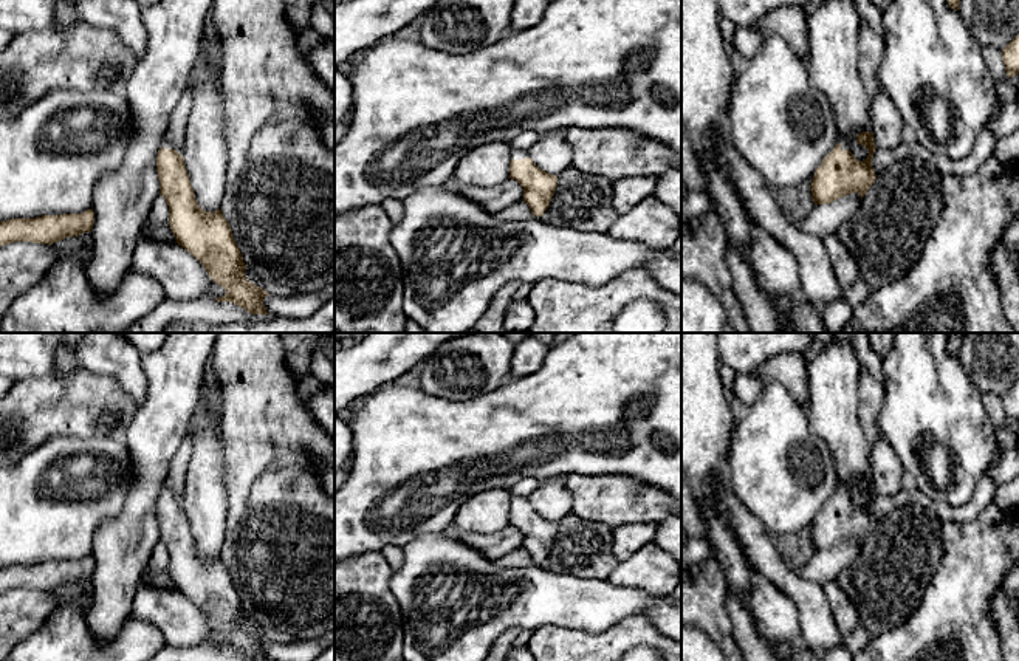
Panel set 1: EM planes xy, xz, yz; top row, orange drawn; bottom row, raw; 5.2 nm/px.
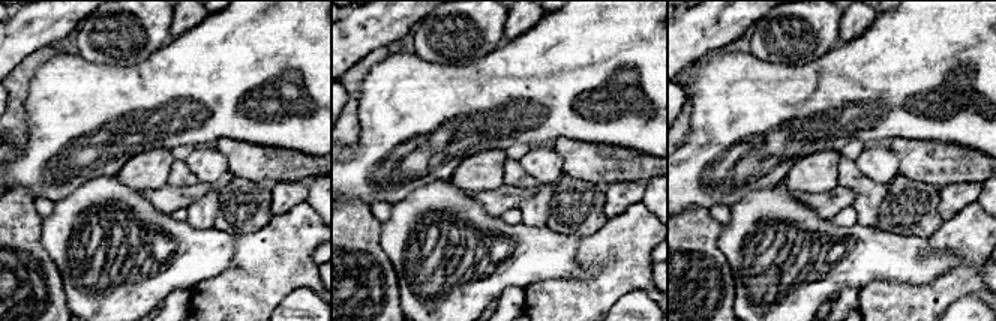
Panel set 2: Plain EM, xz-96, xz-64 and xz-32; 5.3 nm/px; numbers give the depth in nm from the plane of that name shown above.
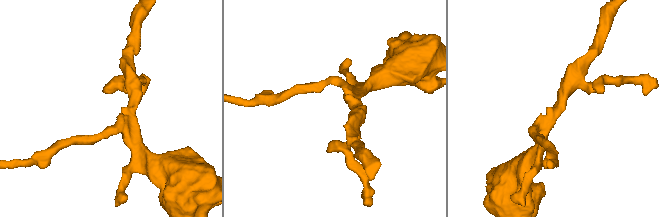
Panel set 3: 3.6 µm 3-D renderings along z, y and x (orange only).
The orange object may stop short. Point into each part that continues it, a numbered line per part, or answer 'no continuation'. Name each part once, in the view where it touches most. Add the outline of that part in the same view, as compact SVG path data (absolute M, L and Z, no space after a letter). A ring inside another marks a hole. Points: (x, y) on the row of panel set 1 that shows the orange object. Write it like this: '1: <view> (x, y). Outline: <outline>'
1: xz (516, 154). Outline: M517 147L511 149L510 161L513 161L513 159L523 159L523 158L530 158L528 150L522 150L522 149L517 149Z

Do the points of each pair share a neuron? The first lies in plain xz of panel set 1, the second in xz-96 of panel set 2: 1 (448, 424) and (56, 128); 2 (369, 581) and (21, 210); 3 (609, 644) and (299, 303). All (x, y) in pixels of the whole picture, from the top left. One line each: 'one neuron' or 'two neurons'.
1: one neuron
2: one neuron
3: two neurons

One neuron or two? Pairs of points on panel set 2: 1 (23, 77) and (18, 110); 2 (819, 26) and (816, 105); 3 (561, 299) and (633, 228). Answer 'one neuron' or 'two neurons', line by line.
1: one neuron
2: two neurons
3: one neuron

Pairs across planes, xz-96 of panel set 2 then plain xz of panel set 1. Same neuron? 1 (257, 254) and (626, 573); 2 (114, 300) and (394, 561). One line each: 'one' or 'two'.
1: one
2: two

